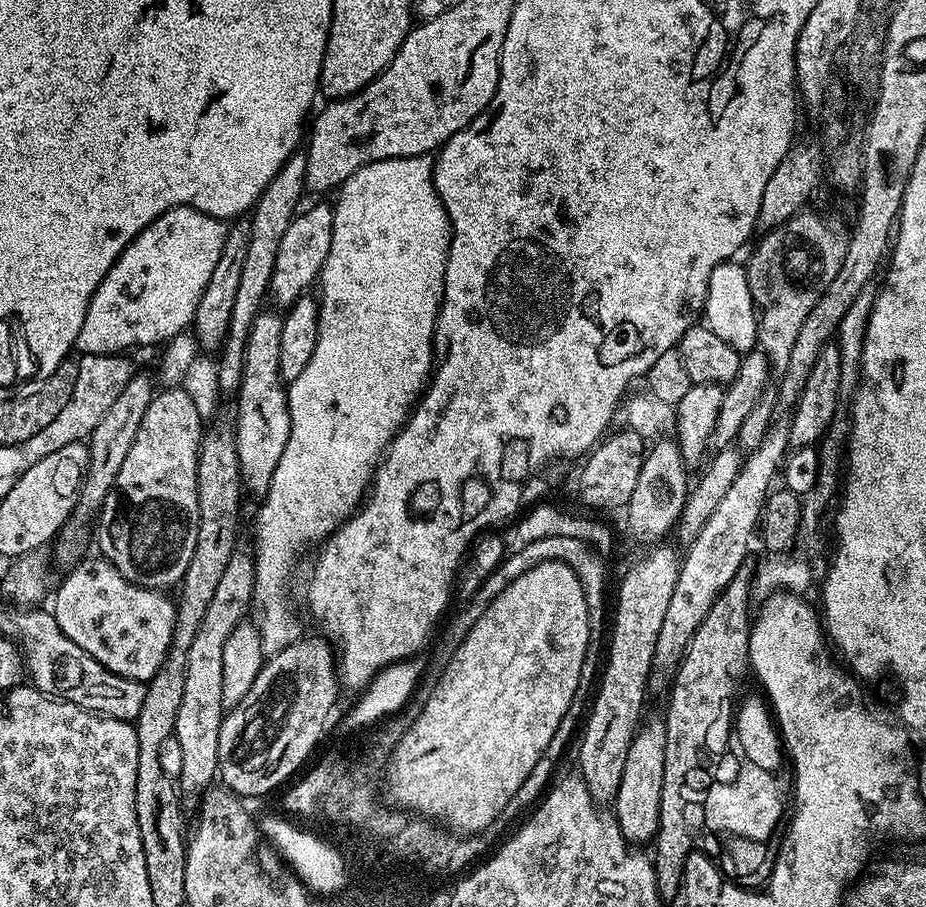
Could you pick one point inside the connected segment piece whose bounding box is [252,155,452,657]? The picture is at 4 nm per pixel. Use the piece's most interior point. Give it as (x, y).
(381, 287)

